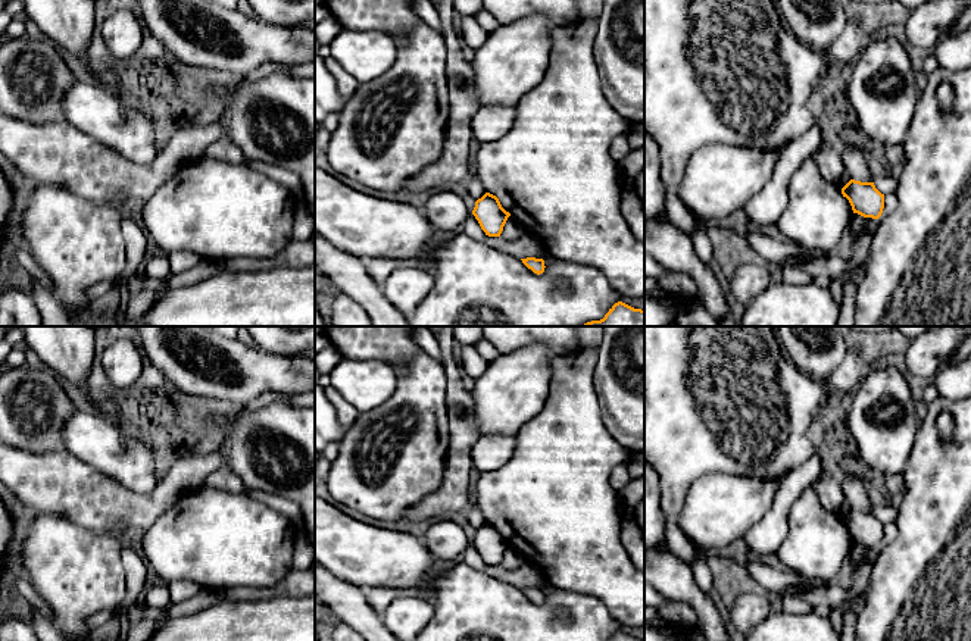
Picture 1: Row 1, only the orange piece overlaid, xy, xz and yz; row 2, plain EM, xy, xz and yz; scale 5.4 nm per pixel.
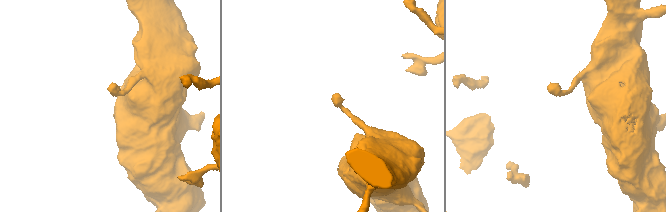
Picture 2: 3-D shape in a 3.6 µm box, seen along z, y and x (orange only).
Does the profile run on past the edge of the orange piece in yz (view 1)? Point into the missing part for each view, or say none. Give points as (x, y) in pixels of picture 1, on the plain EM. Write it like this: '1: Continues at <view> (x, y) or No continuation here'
1: No continuation here

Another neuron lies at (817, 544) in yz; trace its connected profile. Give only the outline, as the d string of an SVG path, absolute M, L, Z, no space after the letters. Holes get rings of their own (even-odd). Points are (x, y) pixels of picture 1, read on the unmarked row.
M814 485L797 497L789 512L787 537L778 559L806 578L833 582L849 557L853 540L842 516L824 509Z

